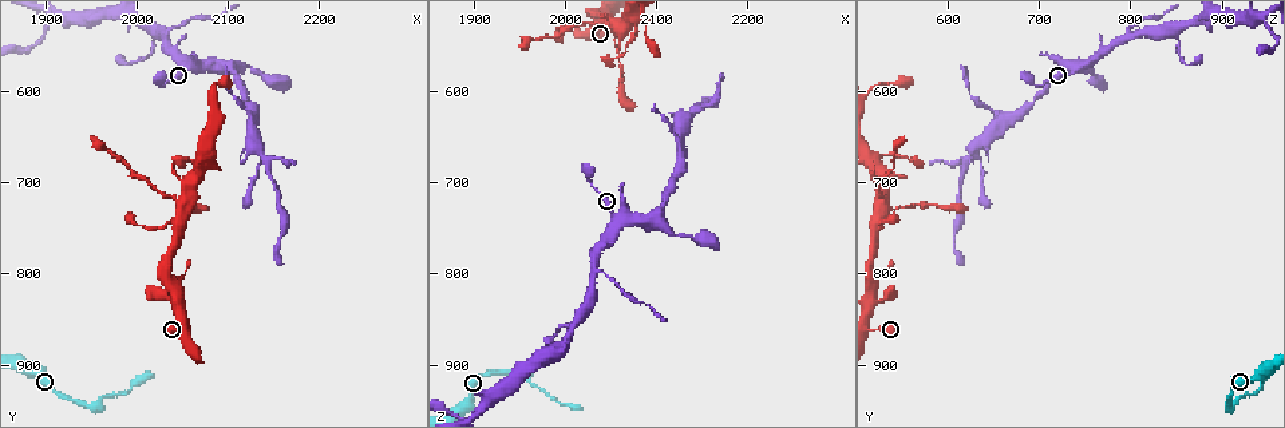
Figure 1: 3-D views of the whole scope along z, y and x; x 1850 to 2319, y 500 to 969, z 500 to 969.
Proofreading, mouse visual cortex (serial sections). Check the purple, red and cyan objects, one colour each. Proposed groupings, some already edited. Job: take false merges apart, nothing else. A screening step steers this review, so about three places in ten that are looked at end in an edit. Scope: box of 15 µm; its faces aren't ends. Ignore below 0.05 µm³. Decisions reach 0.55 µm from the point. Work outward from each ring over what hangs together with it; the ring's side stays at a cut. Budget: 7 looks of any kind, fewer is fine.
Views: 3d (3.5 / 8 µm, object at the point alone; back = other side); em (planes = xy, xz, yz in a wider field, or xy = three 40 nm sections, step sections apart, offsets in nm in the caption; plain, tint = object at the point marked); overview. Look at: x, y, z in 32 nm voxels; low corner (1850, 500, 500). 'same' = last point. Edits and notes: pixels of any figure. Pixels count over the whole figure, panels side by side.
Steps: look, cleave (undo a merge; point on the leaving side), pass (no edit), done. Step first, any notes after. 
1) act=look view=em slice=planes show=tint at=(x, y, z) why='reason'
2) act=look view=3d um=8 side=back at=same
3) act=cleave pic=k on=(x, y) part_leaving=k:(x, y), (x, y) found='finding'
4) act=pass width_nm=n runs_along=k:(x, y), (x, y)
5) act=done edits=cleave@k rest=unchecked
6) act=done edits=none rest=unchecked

act=look view=3d um=3.5 at=(2055, 730, 530) why='sharp bend'

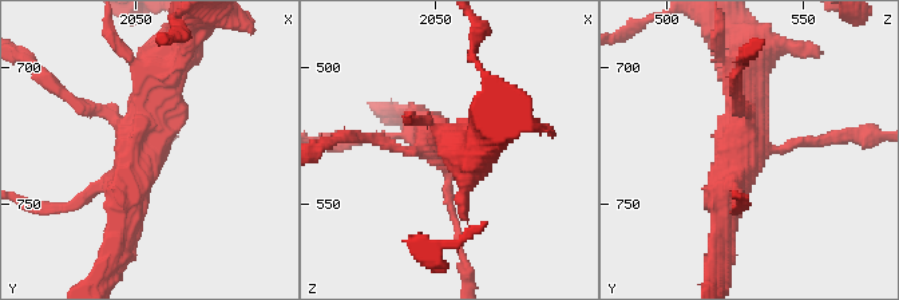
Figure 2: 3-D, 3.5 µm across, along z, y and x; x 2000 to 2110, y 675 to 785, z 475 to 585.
act=look view=em slice=xy step=3 show=tint at=(2054, 729, 530) arms=4 arm_widths_nm=100,150,350,450 why='shape alone is not enough'

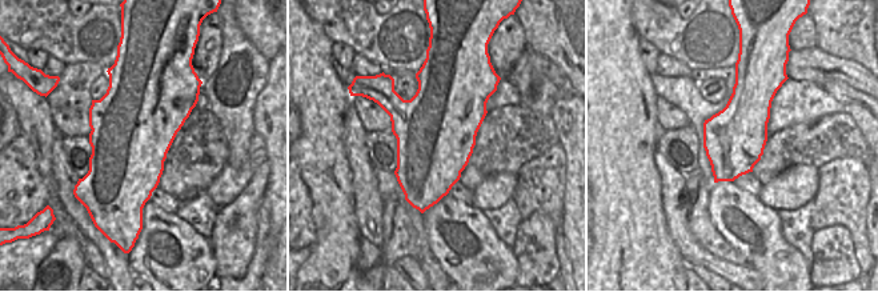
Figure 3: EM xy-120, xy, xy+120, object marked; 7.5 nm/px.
act=pass width_nm=600 runs_along=2:(119, 224), (169, 59) found='one cell here'

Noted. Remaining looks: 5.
act=look view=3d um=8 side=back at=(2030, 540, 795) why='three-way junction'

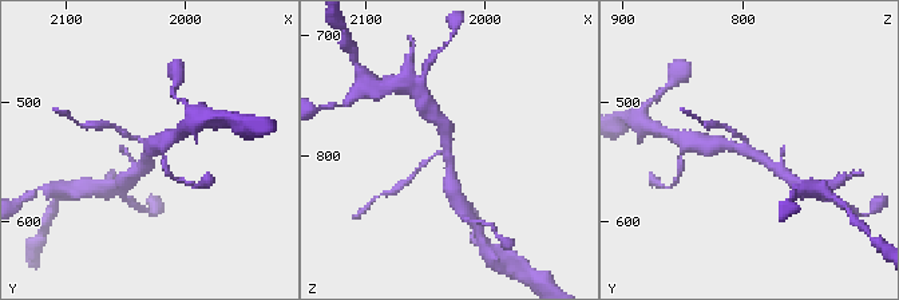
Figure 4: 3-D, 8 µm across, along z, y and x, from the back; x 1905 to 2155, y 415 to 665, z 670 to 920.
act=look view=em slice=planes show=tint at=(2032, 540, 796) why='now the EM'

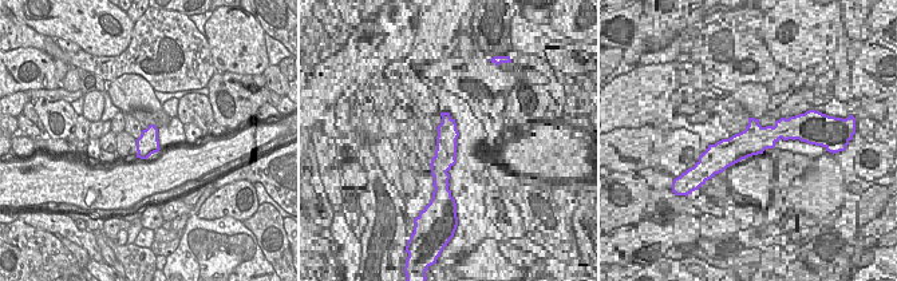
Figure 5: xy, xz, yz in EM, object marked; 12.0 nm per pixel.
act=pass arms=3 arm_widths_nm=150,300,350 runs_along=4:(776, 169), (757, 154), (709, 146) found='one cell here'

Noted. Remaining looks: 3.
act=look view=3d um=3.5 side=back at=(1965, 935, 920) why='thick turns thin'

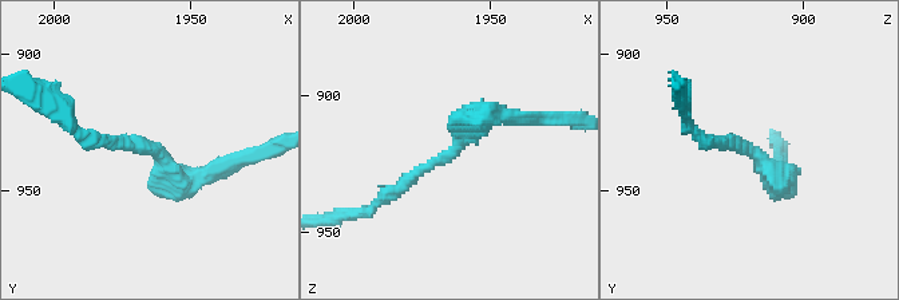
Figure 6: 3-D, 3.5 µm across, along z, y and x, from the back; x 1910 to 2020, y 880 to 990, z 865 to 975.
act=look view=em slice=xy step=2 show=plain at=(1965, 934, 922) arm_widths_nm=150,300

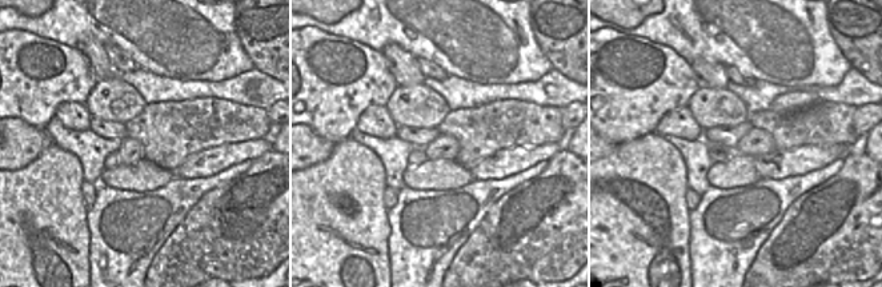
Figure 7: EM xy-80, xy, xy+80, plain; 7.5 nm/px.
act=look view=em slice=xy step=2 show=tint at=same

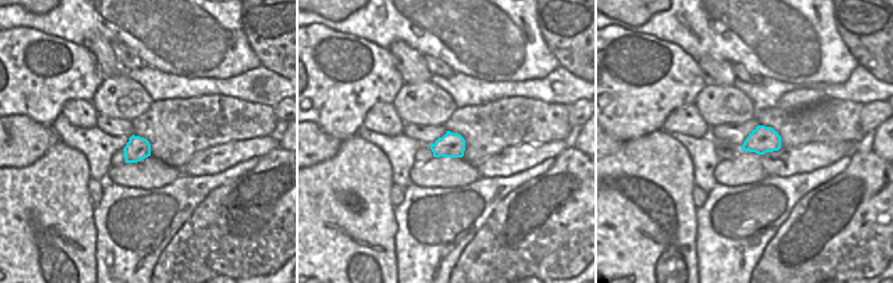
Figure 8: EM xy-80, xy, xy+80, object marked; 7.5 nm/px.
act=cleave pic=6 on=(411, 180) part_leaving=6:(450, 154), (368, 213), (347, 213) found='a second cell is stuck on'

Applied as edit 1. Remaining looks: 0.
act=done edits=cleave@6 rest=unchecked

